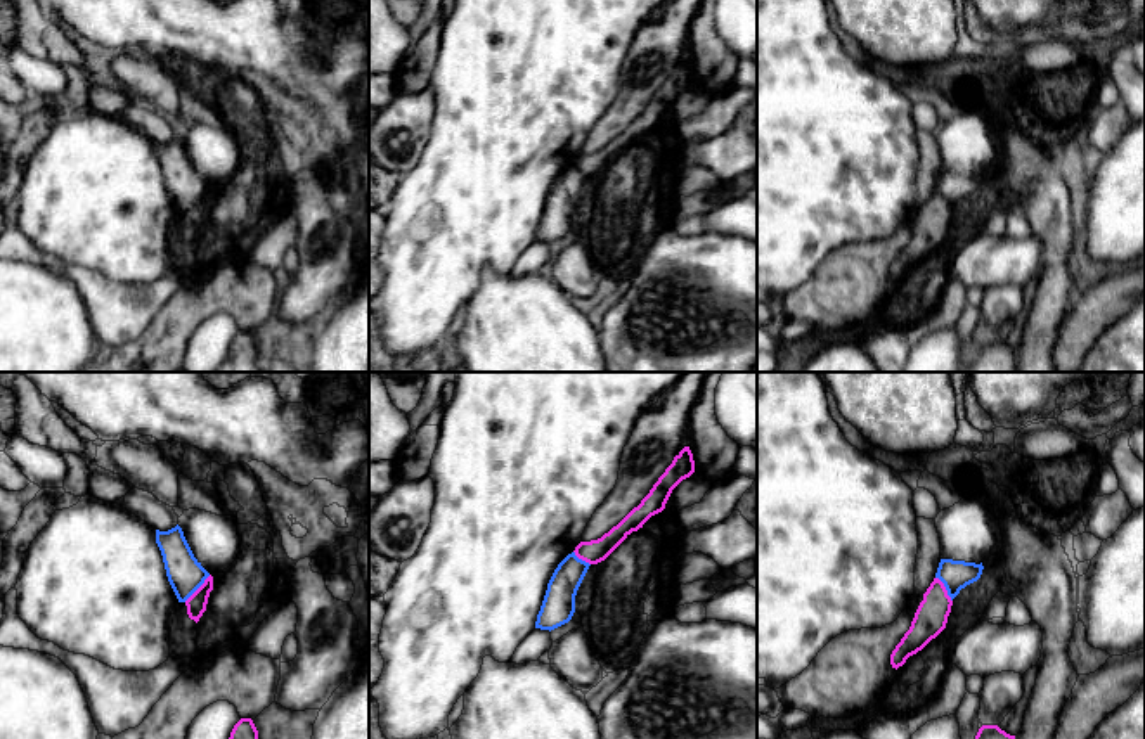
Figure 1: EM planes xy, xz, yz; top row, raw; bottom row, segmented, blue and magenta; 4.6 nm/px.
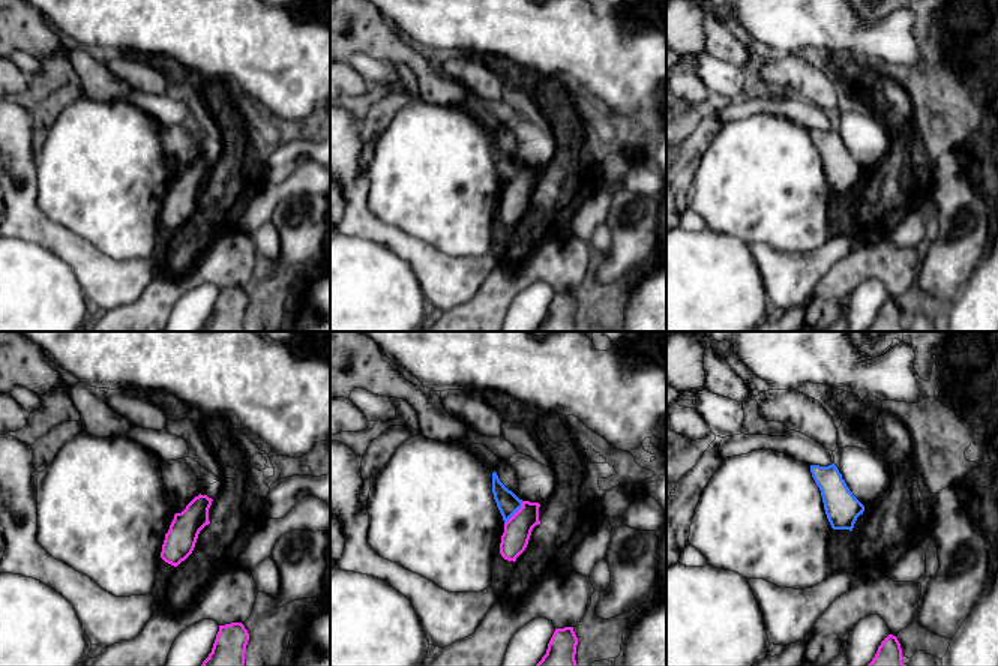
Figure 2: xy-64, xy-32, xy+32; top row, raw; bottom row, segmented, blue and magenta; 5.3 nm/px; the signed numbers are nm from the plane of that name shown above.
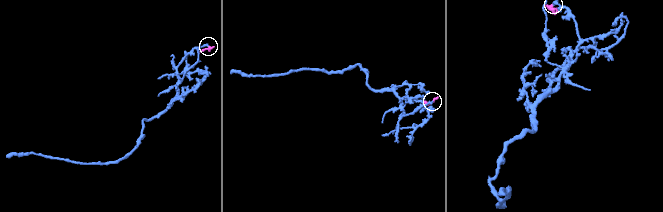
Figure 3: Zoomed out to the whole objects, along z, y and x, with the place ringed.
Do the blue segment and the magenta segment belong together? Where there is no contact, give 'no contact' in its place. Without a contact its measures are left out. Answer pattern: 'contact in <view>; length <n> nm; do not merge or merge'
contact in xy; length 180 nm; do not merge

